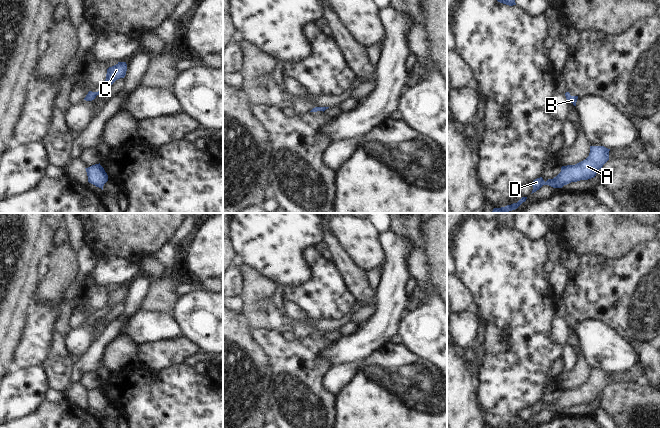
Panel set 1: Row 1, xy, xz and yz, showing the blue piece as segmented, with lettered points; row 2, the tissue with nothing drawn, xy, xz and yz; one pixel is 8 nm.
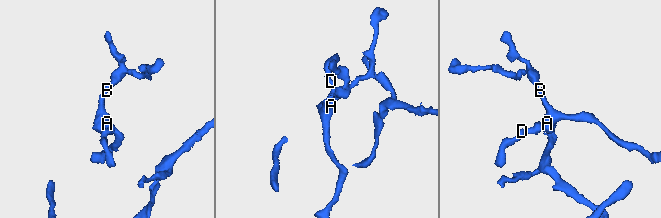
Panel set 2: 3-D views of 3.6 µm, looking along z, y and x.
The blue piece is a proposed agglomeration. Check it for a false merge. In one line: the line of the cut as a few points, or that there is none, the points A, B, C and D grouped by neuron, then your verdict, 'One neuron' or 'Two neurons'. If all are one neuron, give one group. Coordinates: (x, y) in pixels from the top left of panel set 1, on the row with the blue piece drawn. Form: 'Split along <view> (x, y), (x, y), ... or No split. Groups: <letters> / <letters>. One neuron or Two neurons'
No split. Groups: A B C D. One neuron.

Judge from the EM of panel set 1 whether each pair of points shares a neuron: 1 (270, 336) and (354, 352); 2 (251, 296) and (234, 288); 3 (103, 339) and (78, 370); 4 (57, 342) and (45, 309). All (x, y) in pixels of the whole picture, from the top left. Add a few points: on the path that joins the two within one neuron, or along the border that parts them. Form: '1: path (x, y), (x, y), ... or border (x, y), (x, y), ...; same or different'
1: border (335, 341), (323, 351), (329, 366); different
2: border (239, 268), (242, 274), (242, 292), (240, 295); different
3: path (98, 347), (86, 362); same
4: border (55, 332), (48, 355); different

